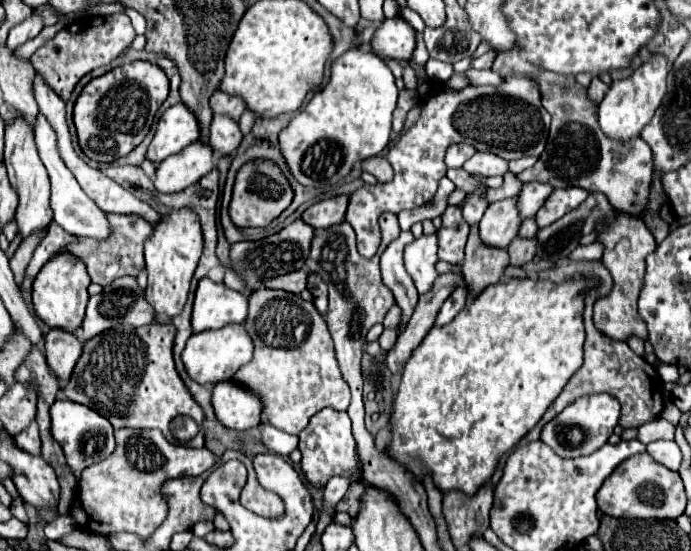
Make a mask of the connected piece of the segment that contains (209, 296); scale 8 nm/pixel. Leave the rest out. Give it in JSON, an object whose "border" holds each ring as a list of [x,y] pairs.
{"border":[[[203,278],[195,292],[191,328],[193,334],[203,330],[219,330],[229,324],[241,324],[247,318],[247,298],[227,288],[225,284],[215,284]]]}

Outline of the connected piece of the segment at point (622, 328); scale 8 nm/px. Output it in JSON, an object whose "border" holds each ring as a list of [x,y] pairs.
{"border":[[[617,214],[617,218],[611,224],[603,222],[597,230],[601,232],[597,240],[605,244],[605,254],[601,260],[613,276],[613,290],[607,298],[597,300],[593,308],[595,328],[605,336],[611,336],[613,340],[621,340],[621,342],[631,336],[647,340],[647,328],[643,326],[643,320],[639,318],[639,312],[637,312],[637,298],[639,298],[639,290],[643,288],[645,258],[657,246],[655,238],[647,230],[647,226],[637,216],[631,216],[631,214]]]}

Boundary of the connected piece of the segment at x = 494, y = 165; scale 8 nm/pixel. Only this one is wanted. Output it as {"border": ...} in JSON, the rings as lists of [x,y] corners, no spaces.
{"border":[[[477,152],[463,164],[463,170],[479,172],[483,176],[503,176],[507,172],[507,162],[491,152]]]}

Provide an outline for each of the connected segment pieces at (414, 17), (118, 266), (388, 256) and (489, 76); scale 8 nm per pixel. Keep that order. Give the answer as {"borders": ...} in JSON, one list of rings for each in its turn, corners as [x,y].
{"borders":[[[[403,8],[403,16],[407,18],[407,22],[417,30],[417,32],[423,32],[425,30],[425,22],[421,20],[421,16],[417,12],[413,12],[411,8]]],[[[107,214],[107,220],[111,222],[111,238],[107,242],[95,242],[93,238],[77,238],[77,242],[63,246],[59,252],[69,252],[77,256],[91,276],[91,282],[107,286],[115,278],[121,276],[137,276],[141,266],[145,264],[143,258],[143,244],[151,234],[151,224],[137,214]]],[[[401,232],[397,240],[393,240],[387,250],[381,254],[381,278],[383,284],[393,292],[395,304],[403,312],[403,324],[399,324],[399,334],[405,330],[415,304],[417,304],[417,290],[415,284],[411,282],[405,266],[403,266],[403,248],[413,242],[411,232]]],[[[469,68],[467,72],[463,72],[469,80],[469,84],[473,86],[483,86],[483,84],[491,84],[491,86],[497,86],[499,82],[503,82],[503,78],[491,70],[475,70],[475,68]]]]}

